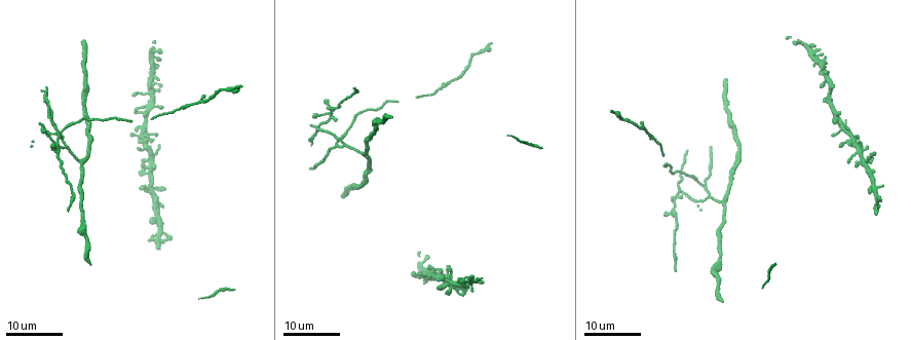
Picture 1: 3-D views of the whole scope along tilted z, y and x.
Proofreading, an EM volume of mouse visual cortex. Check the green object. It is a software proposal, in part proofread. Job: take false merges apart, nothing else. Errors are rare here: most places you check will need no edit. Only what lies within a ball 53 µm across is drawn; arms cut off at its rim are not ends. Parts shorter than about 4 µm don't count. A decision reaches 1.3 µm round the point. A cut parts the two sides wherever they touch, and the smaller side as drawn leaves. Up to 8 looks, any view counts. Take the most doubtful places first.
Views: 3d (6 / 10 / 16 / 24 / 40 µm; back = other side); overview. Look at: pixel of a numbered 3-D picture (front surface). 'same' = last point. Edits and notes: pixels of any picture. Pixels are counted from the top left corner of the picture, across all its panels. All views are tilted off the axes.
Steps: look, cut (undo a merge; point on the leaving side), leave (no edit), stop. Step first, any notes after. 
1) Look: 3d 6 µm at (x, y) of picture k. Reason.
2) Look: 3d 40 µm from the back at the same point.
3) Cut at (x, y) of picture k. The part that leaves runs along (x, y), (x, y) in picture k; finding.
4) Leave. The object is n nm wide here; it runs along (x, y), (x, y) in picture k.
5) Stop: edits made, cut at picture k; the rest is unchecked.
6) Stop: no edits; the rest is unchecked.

Look: 3d 16 µm at (344, 145) of picture 1. Three-way junction.

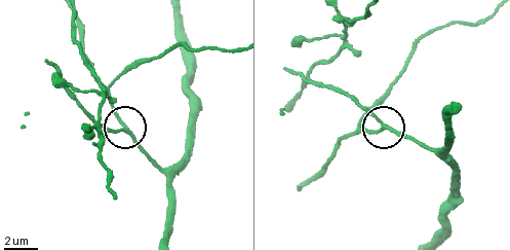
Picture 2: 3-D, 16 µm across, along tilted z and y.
Look: 3d 6 µm at (125, 130) of picture 2. Closer look.

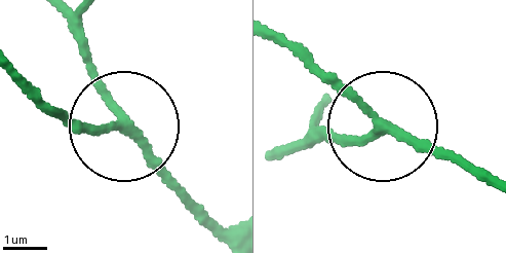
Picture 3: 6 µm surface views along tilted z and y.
Leave. The object is 180 nm wide here; it runs along (233, 223), (193, 216), (118, 130), (59, 113) in picture 3; all the same neuron.

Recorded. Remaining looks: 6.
Look: 3d 16 µm at (723, 201) of picture 1. A fork.

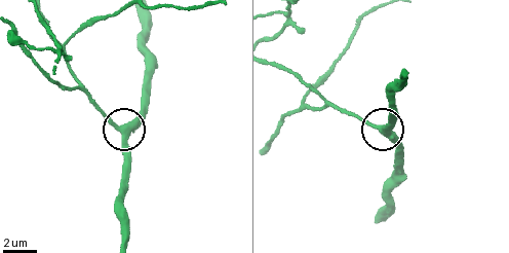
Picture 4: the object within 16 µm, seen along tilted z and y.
Look: 3d 6 µm at (380, 127) of picture 4.

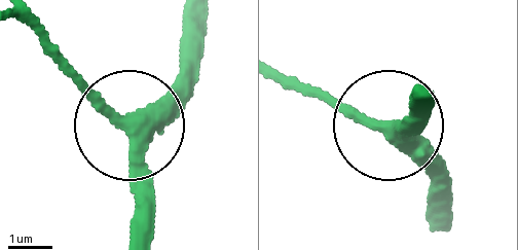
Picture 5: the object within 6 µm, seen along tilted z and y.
Leave. 3 arms meet here; it runs along (441, 229), (430, 179), (389, 124), (284, 75) in picture 5; one neuron here.

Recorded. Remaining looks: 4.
Look: 3d 16 µm at (198, 100) of picture 1. Three arms meet.

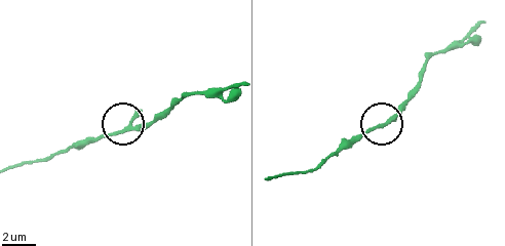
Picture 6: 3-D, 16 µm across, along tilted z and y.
Look: 3d 10 µm at (384, 124) of picture 6. Zoom in.

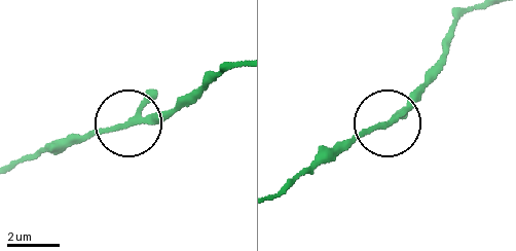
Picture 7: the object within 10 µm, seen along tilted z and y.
Leave. 3 arms meet here; continuous, no second neuron.

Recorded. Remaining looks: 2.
Look: 3d 16 µm at (80, 220) of picture 1. Calibre changes.

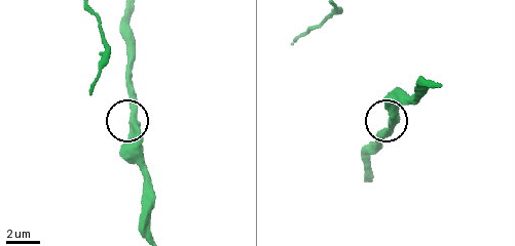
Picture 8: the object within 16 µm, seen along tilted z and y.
Look: 3d 6 µm at (131, 116) of picture 8.

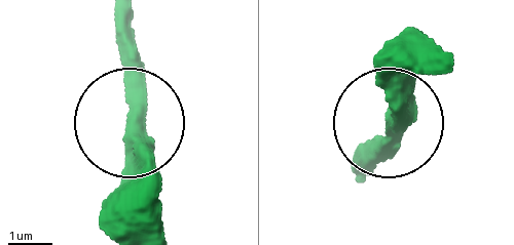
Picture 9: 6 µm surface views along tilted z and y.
Leave. It runs along (123, 19), (117, 231) in picture 9; continuous, no second neuron.

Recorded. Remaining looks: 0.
Stop: no edits; the rest is unchecked.

